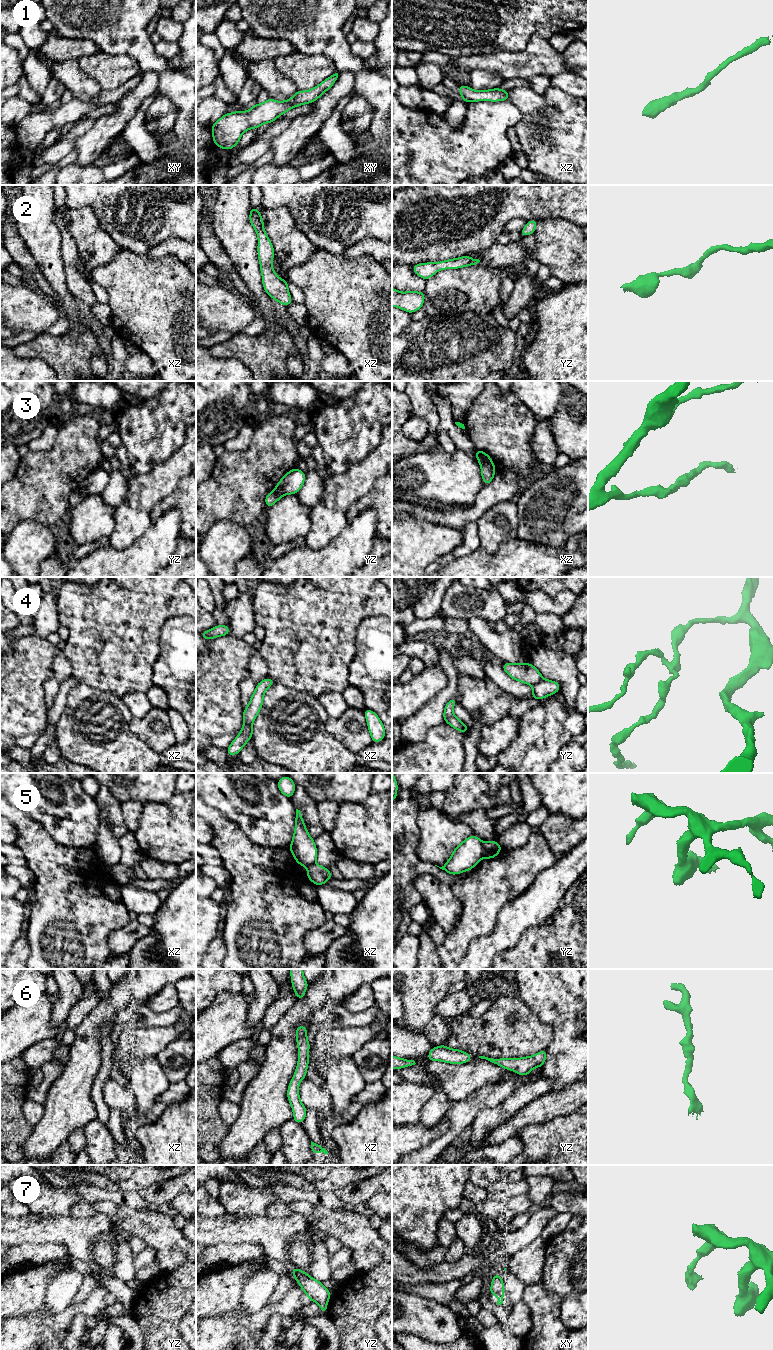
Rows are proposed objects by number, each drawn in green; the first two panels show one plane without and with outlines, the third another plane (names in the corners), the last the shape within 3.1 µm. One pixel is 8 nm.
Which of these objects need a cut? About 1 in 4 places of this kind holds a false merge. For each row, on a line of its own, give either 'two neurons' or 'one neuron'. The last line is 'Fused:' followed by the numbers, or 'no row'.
1: one neuron
2: one neuron
3: two neurons
4: two neurons
5: two neurons
6: one neuron
7: one neuron
Fused: 3, 4, 5

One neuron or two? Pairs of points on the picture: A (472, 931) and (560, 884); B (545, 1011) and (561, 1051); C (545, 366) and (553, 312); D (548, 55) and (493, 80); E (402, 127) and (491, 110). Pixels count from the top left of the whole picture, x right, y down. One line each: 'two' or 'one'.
A: two
B: one
C: one
D: two
E: one

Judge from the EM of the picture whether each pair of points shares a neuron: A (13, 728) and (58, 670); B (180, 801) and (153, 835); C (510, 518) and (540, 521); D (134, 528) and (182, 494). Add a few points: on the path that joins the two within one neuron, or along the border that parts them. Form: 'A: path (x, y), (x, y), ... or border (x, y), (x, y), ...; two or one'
A: border (60, 651), (53, 660), (53, 674); two
B: path (179, 811), (174, 820), (168, 820), (163, 825); one
C: border (516, 503), (517, 537); two
D: border (164, 496), (152, 508), (151, 522); two

